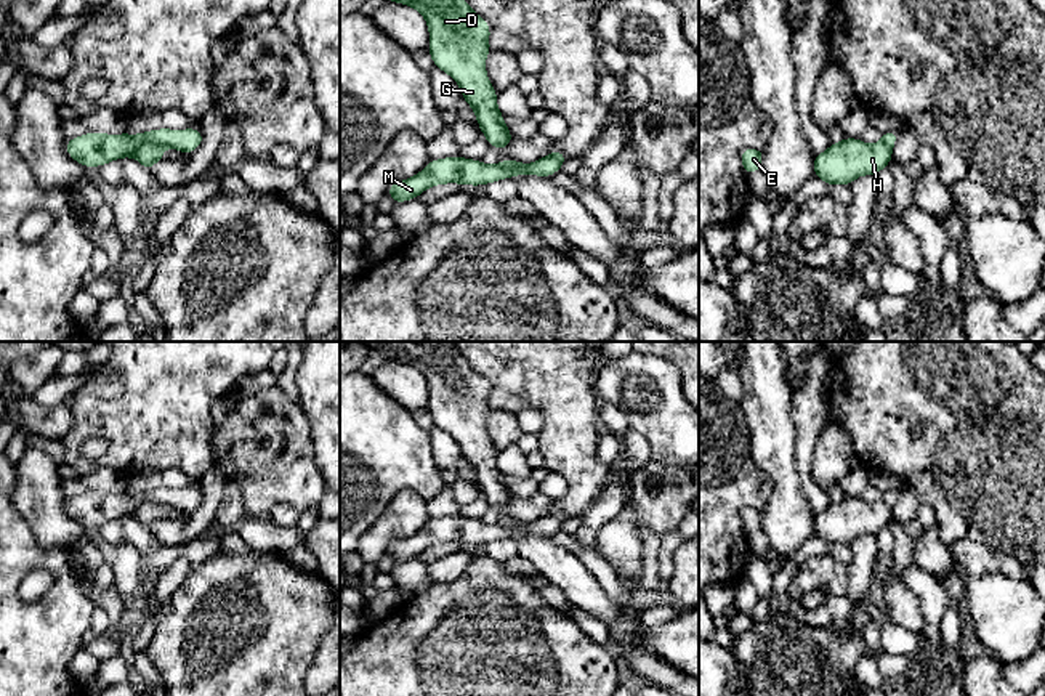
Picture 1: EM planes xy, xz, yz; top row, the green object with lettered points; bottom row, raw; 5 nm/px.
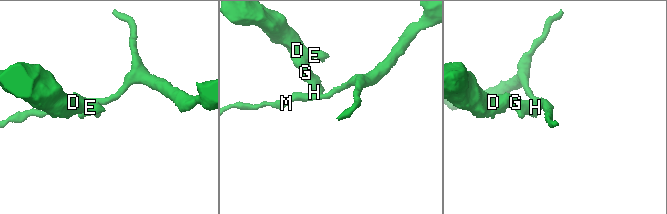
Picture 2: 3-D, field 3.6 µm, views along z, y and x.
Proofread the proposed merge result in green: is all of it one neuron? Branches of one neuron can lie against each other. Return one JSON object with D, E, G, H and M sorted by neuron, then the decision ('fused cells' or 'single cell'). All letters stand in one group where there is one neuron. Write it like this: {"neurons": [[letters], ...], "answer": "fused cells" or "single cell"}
{"neurons": [["D", "E", "G", "H"], ["M"]], "answer": "fused cells"}

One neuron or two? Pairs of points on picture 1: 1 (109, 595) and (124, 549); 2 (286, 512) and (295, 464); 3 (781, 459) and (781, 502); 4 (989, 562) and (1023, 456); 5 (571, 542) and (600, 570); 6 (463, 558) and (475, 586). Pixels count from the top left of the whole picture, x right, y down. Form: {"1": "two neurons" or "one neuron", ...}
{"1": "two neurons", "2": "two neurons", "3": "one neuron", "4": "two neurons", "5": "one neuron", "6": "two neurons"}

